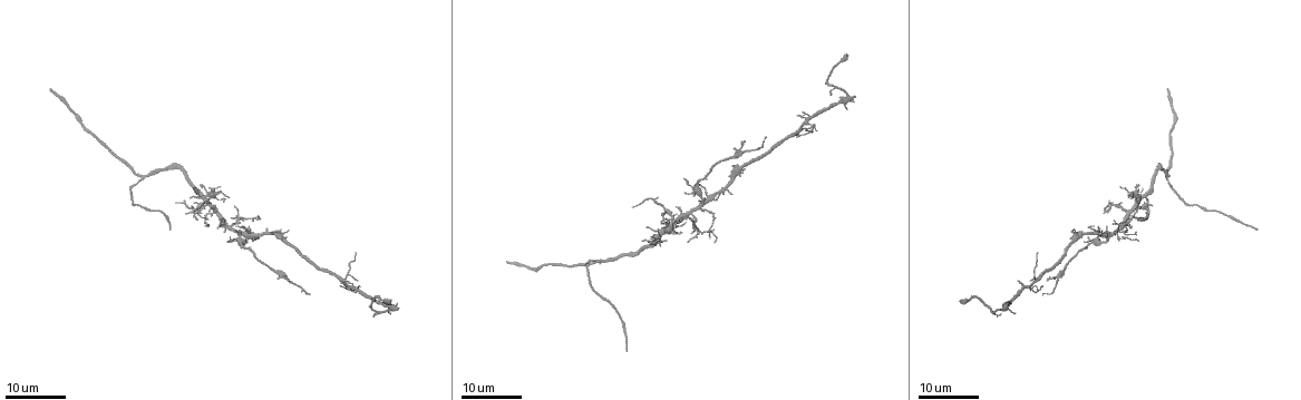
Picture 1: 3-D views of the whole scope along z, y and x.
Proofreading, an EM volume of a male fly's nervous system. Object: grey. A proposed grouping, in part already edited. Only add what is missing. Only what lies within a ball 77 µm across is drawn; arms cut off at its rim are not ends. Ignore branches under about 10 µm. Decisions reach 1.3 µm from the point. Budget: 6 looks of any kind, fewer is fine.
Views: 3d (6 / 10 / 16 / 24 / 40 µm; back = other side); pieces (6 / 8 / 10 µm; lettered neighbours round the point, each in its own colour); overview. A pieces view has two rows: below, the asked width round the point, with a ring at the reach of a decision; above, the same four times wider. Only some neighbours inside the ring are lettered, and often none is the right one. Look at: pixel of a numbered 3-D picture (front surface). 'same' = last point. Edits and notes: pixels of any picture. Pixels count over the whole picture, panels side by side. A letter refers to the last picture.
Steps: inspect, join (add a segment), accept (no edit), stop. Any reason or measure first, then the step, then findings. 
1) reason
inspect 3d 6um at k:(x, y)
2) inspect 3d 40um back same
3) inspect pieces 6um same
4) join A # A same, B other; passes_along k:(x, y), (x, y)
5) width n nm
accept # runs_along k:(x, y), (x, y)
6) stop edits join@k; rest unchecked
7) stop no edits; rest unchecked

branch stops here
inspect 3d 24um at 1:(1138, 238)

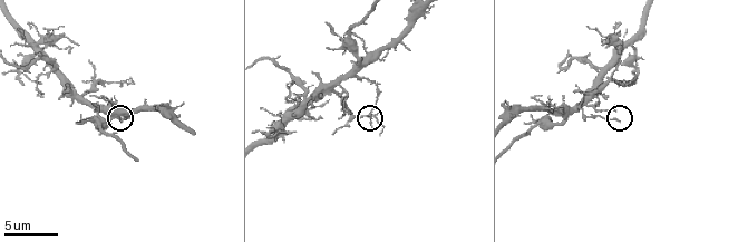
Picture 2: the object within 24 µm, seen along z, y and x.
inspect pieces 10um at 2:(619, 122)

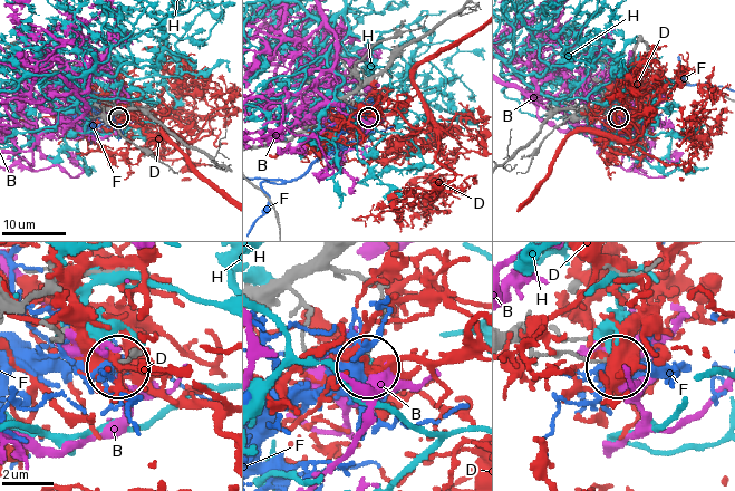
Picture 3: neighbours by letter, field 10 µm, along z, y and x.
width 130 nm
accept # B other, D other, F other, H other; none of them fits

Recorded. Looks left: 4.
an open end
inspect pieces 6um at 2:(526, 124)

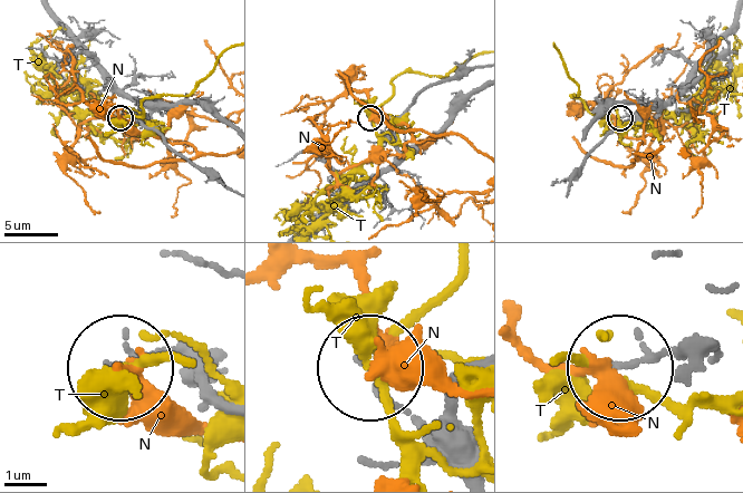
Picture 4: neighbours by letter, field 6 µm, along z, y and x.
accept # N other, T other; runs_along 4:(682, 359), (621, 363); none of them fits

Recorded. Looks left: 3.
free end
inspect 3d 10um at 2:(62, 92)

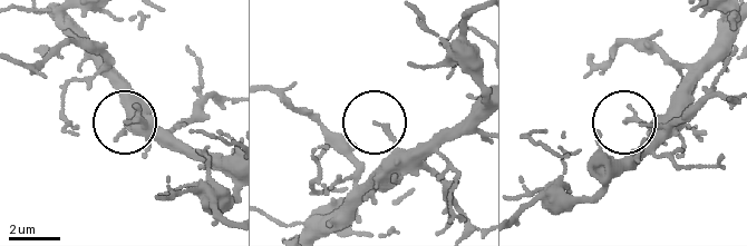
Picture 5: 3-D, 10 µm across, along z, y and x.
see the neighbours
inspect pieces 6um at 5:(378, 126)

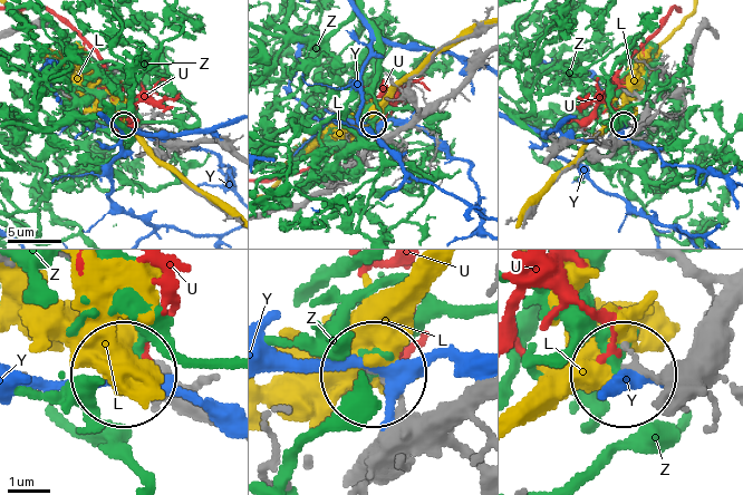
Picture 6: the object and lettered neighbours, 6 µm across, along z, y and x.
accept # L other, U other, Y other, Z other; runs_along 6:(474, 381), (421, 410), (382, 381); no lettered segment goes on from it

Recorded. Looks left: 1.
stop no edits; rest unchecked

